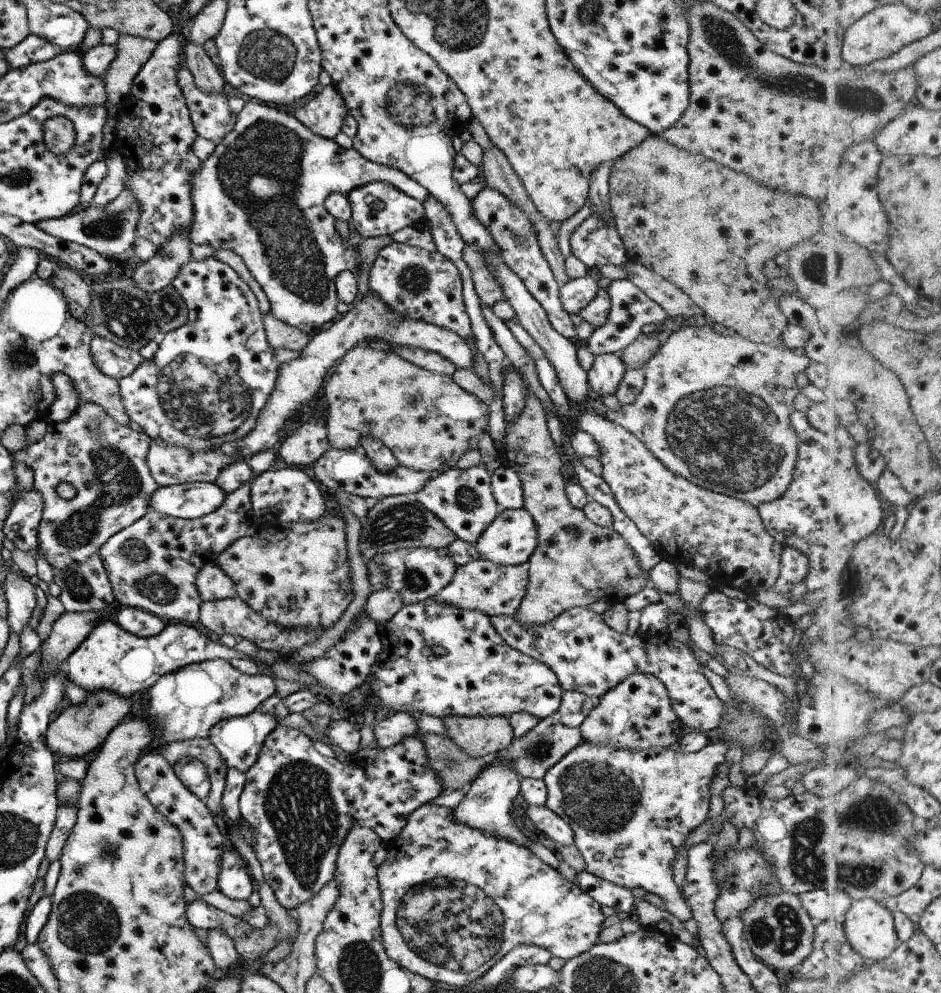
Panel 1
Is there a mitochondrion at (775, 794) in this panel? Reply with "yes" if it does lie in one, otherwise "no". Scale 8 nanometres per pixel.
no

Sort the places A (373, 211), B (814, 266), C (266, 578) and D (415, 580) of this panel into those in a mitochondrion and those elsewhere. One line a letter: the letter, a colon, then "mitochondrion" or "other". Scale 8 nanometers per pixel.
A: other
B: mitochondrion
C: other
D: mitochondrion

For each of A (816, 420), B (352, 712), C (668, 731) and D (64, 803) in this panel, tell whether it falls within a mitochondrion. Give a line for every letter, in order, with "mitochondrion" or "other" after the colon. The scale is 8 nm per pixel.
A: other
B: other
C: other
D: other

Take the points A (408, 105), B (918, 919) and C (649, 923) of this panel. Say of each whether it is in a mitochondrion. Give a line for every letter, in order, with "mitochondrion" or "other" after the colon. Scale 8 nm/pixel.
A: mitochondrion
B: other
C: other

